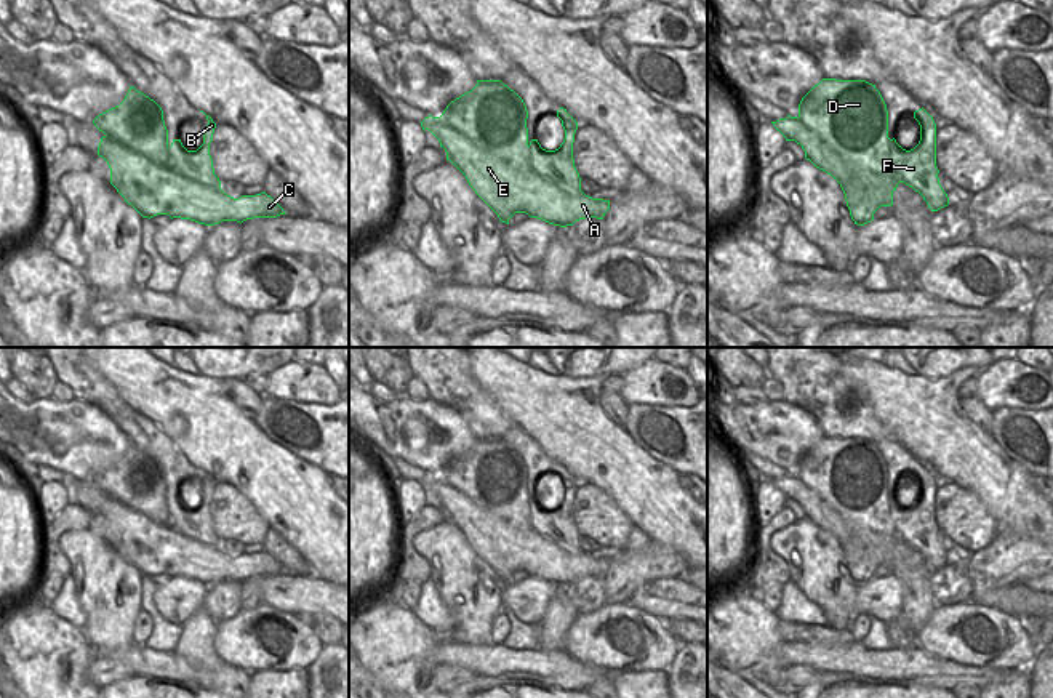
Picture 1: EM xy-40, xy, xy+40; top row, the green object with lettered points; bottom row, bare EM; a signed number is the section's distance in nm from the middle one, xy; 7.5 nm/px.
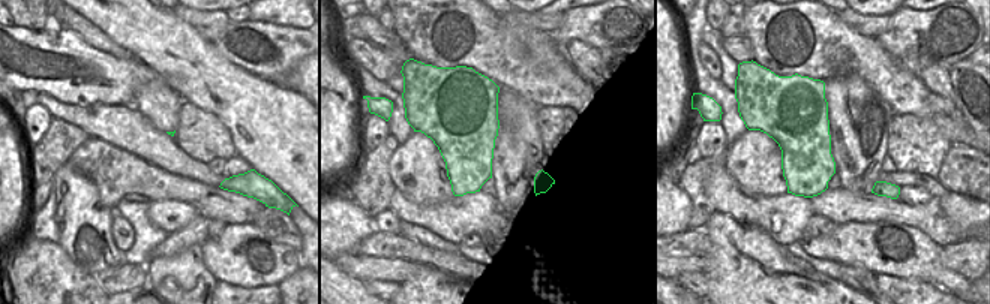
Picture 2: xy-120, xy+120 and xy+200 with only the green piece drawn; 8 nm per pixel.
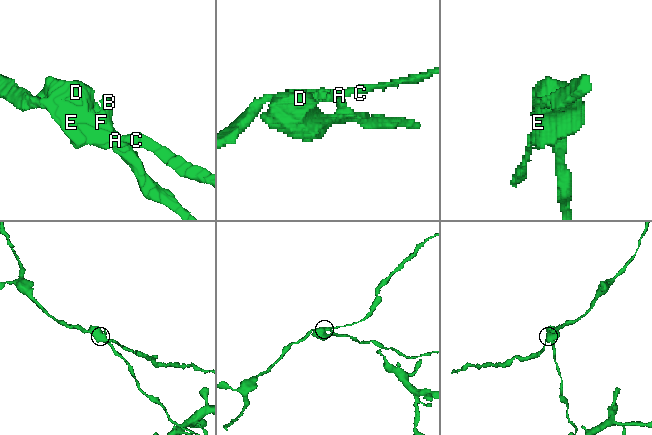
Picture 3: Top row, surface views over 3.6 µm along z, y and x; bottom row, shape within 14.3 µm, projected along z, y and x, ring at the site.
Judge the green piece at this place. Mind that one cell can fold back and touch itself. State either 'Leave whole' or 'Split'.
Split.

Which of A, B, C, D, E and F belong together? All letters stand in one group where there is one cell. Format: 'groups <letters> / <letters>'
groups A B C E F / D

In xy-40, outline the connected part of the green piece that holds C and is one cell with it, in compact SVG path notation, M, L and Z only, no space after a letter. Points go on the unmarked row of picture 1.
M206 474L208 483L203 503L187 509L181 498L173 498L171 524L158 525L147 515L102 495L98 514L110 527L110 543L141 575L157 573L190 578L214 584L222 580L243 581L253 576L277 576L286 573L266 551L234 557L221 548L214 533L210 503L216 482Z

